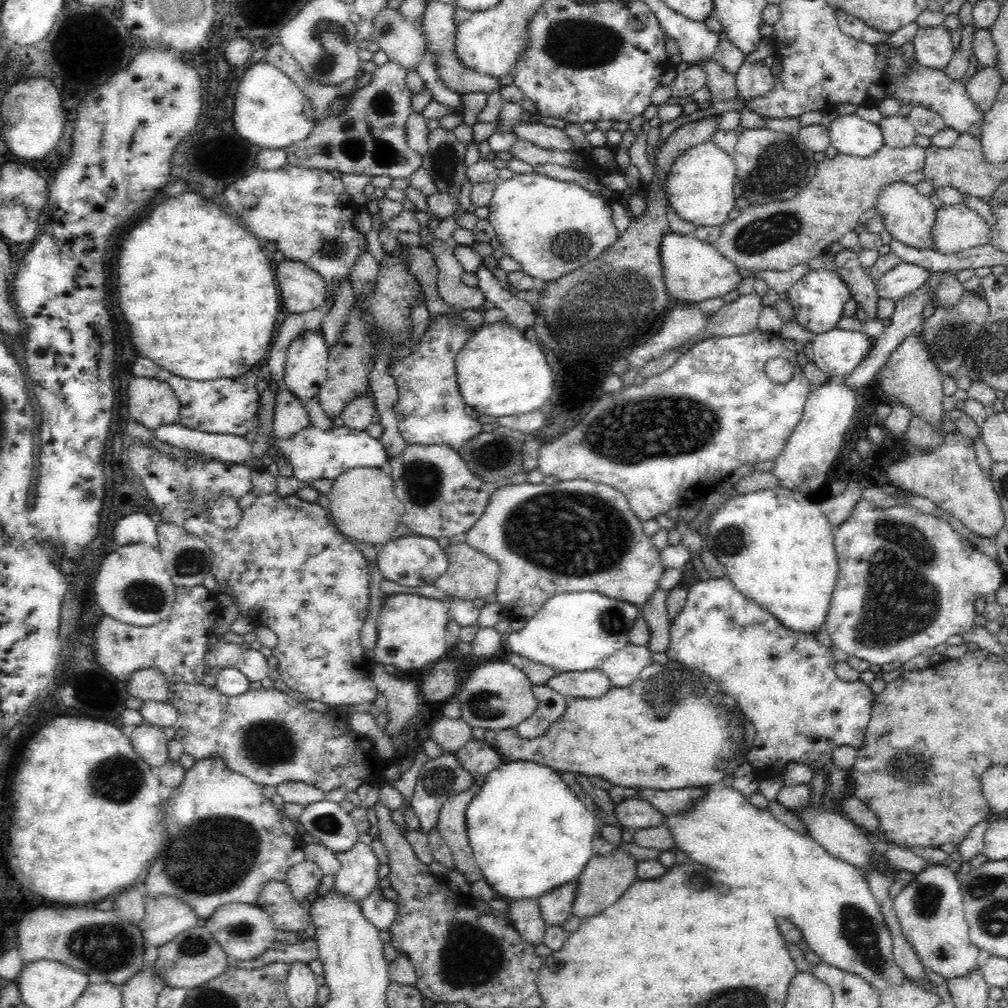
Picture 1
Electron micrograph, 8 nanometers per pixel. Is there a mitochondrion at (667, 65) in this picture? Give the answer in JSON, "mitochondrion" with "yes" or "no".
{"mitochondrion":"no"}

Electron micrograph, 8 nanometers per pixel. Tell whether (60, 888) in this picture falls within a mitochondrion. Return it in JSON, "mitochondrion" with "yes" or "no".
{"mitochondrion":"no"}

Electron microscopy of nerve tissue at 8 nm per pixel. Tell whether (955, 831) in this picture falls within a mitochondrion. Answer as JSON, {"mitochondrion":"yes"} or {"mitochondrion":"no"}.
{"mitochondrion":"no"}

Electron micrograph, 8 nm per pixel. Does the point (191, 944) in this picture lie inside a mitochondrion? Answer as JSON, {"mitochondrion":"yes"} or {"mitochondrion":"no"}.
{"mitochondrion":"yes"}

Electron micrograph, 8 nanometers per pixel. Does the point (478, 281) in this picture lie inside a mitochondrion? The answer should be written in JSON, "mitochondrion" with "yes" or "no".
{"mitochondrion":"no"}

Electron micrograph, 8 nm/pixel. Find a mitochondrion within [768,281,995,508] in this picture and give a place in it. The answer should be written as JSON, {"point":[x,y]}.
{"point":[947,342]}

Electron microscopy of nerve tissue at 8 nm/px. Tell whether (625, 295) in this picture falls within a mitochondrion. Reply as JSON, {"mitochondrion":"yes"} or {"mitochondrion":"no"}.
{"mitochondrion":"yes"}

